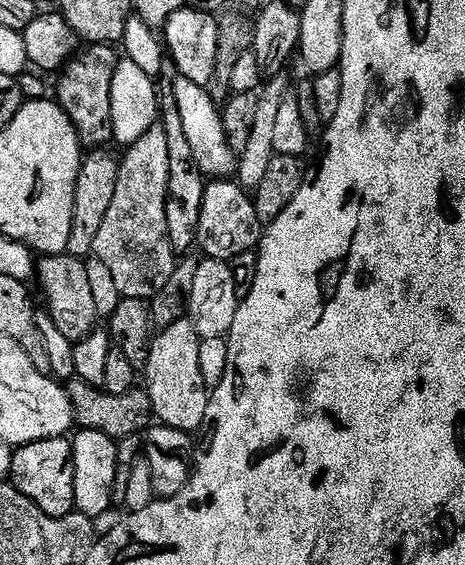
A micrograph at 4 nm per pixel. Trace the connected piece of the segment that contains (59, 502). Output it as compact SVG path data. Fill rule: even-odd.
M59 436L19 445L12 454L10 482L19 492L26 494L38 510L51 516L70 515L76 507L71 439Z

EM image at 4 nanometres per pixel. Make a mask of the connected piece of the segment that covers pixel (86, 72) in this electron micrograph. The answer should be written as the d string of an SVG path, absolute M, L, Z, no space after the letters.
M94 44L85 49L85 52L84 49L77 51L59 73L60 81L54 84L54 99L76 127L81 145L96 150L113 143L110 84L113 81L118 54L111 44Z

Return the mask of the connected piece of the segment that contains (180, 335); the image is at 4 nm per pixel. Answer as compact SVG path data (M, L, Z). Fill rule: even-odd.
M185 318L155 333L148 362L143 375L148 375L146 391L152 403L152 415L159 423L174 430L196 434L204 428L210 390L202 378L198 362L198 346L201 338L191 319Z

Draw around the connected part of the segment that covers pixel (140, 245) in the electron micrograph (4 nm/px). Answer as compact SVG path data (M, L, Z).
M164 125L151 126L124 153L118 186L114 186L114 203L98 229L98 238L94 238L94 256L110 270L123 299L151 301L166 286L178 263L166 226L170 149L166 147Z

